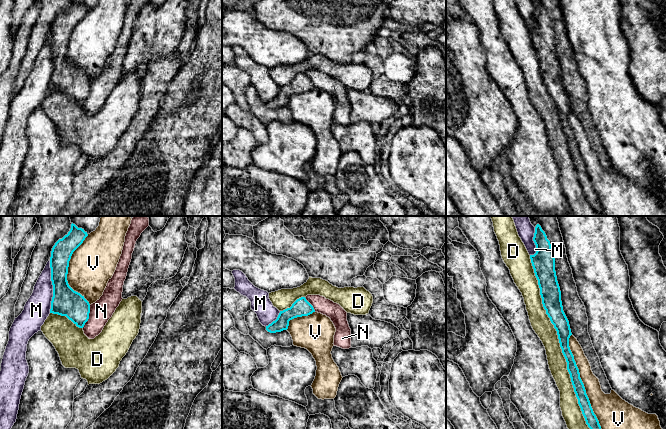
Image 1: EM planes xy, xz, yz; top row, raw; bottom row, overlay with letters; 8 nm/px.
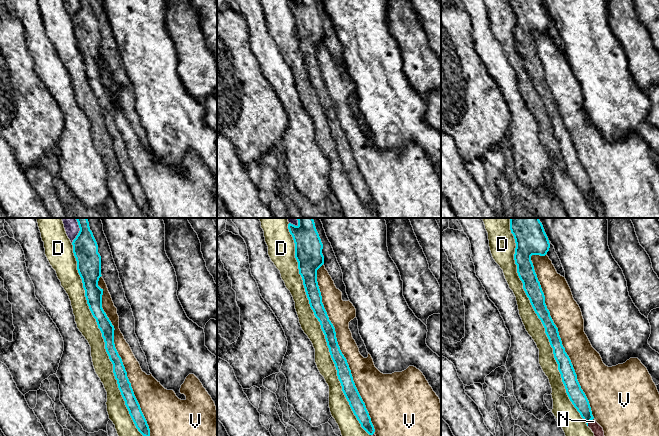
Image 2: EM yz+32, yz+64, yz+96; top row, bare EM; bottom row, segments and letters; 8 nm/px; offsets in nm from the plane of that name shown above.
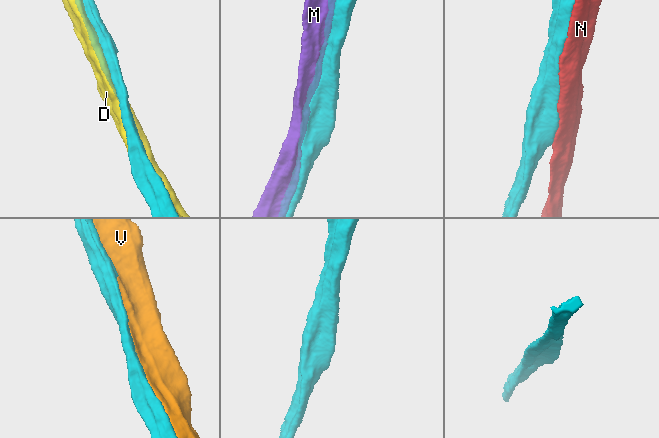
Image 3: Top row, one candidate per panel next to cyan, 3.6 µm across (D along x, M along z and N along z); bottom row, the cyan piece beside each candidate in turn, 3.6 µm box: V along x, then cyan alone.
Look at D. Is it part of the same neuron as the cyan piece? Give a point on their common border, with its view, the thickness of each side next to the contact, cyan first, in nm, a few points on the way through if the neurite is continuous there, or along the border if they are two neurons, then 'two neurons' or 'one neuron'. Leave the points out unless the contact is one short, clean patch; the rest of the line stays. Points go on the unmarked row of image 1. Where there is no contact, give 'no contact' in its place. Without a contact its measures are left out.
meets cyan in yz at (561, 124); 130 nm thick on the cyan side, 160 nm on the other; two neurons

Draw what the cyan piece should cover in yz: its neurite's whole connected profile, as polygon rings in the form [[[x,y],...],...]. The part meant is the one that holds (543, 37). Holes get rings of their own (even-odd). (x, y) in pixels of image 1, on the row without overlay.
[[[539,0],[535,3],[533,17],[537,27],[534,31],[530,31],[530,35],[538,56],[543,83],[557,107],[560,123],[567,138],[567,146],[586,200],[596,212],[602,214],[601,202],[593,188],[580,154],[579,145],[569,123],[569,114],[572,109],[569,97],[563,87],[561,67],[555,47],[554,29],[551,26],[550,17]]]

